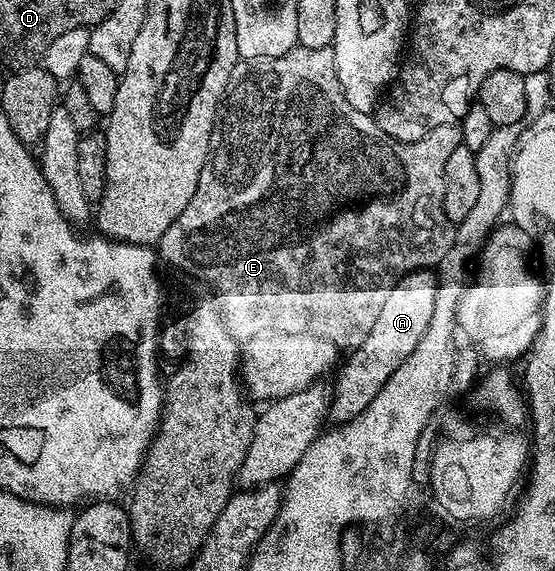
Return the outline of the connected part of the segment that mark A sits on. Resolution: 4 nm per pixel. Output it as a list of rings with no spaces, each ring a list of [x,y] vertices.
[[[425,269],[406,273],[393,287],[393,291],[389,291],[381,312],[373,322],[373,331],[365,335],[365,343],[350,350],[348,357],[351,358],[347,362],[344,360],[334,374],[335,389],[333,385],[329,417],[336,426],[345,425],[364,413],[369,403],[377,399],[377,391],[385,387],[389,375],[393,375],[393,371],[397,371],[397,367],[401,367],[401,363],[405,363],[405,359],[417,351],[417,343],[425,339],[429,323],[433,323],[433,309],[440,304],[439,296],[441,293],[437,288],[436,274]]]

